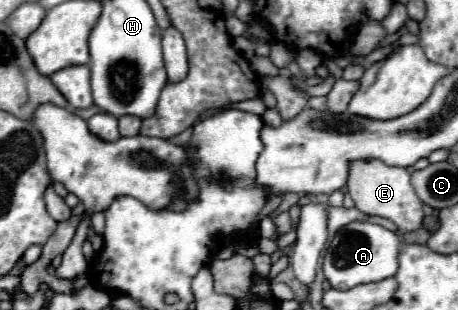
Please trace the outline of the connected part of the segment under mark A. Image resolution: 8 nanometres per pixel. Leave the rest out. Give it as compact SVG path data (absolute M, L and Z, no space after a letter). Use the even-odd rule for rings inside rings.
M352 221L342 227L332 239L326 255L322 271L334 289L346 291L362 283L378 283L386 277L396 275L398 271L398 255L400 255L400 235L370 223L370 221Z

